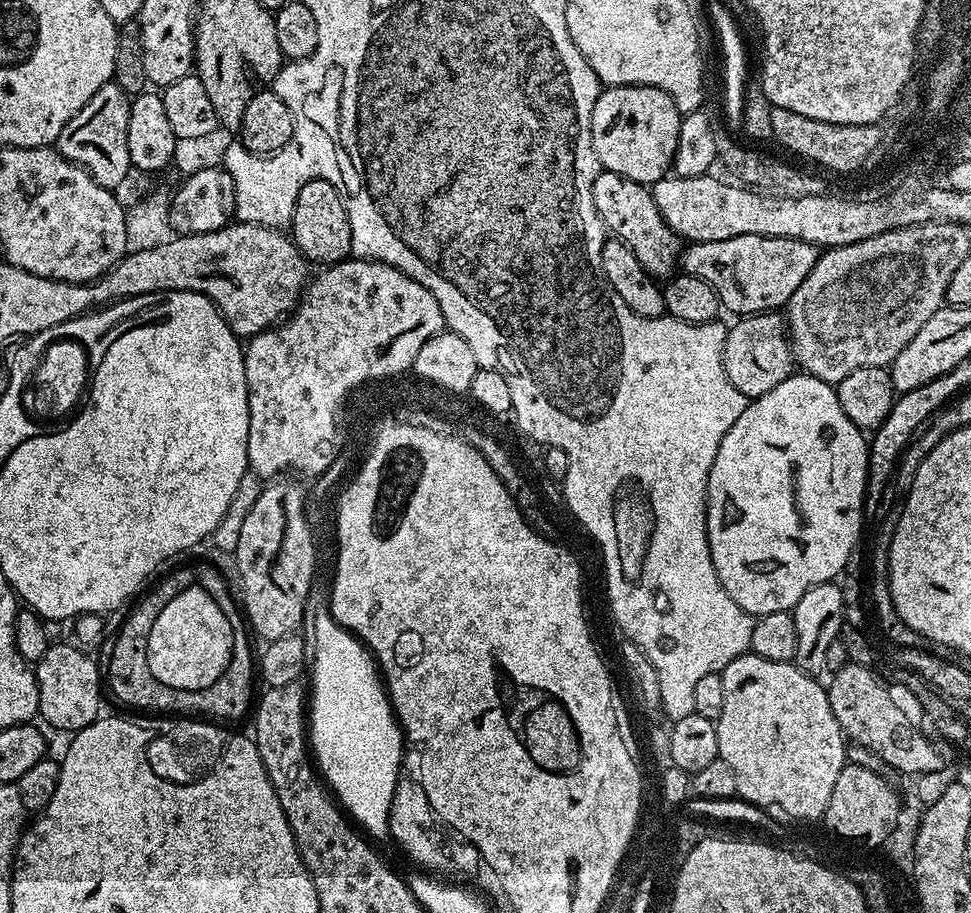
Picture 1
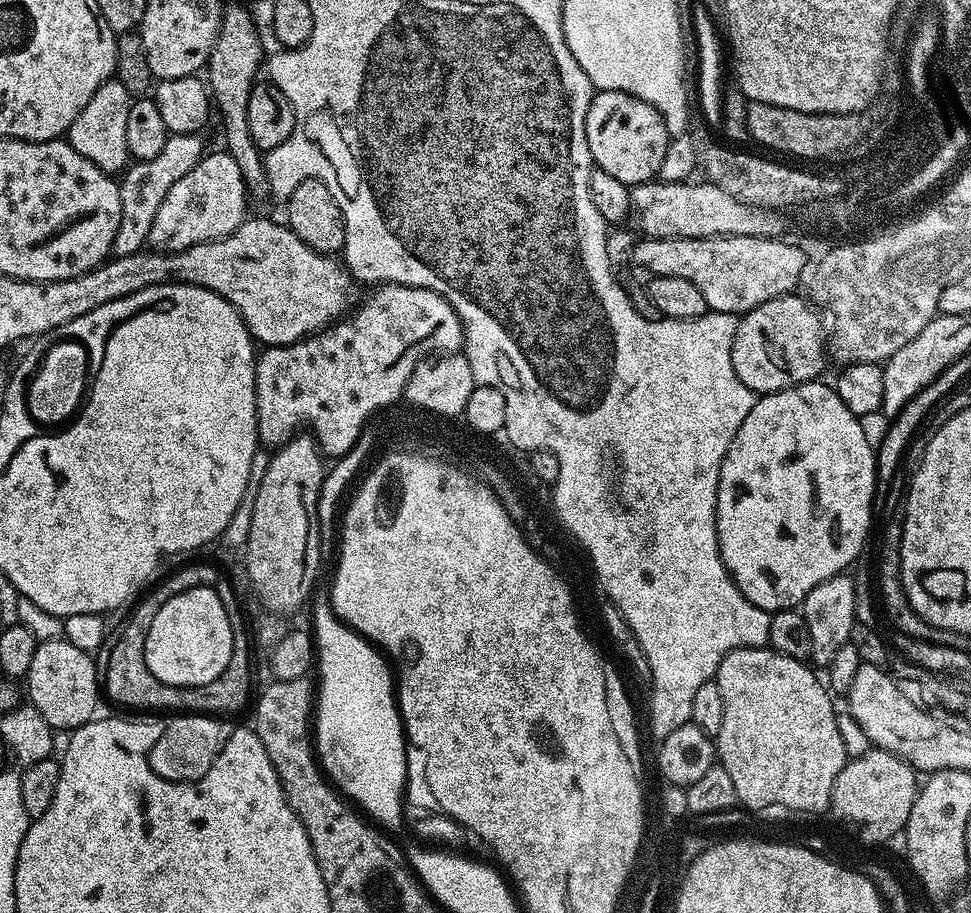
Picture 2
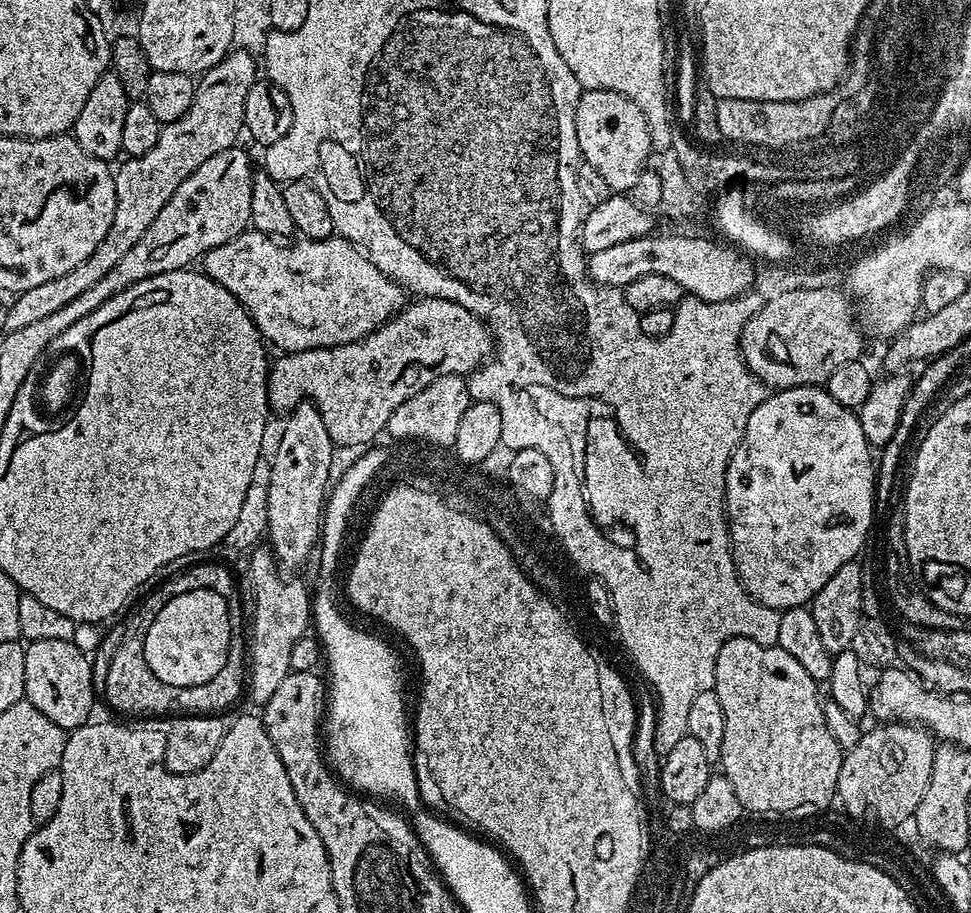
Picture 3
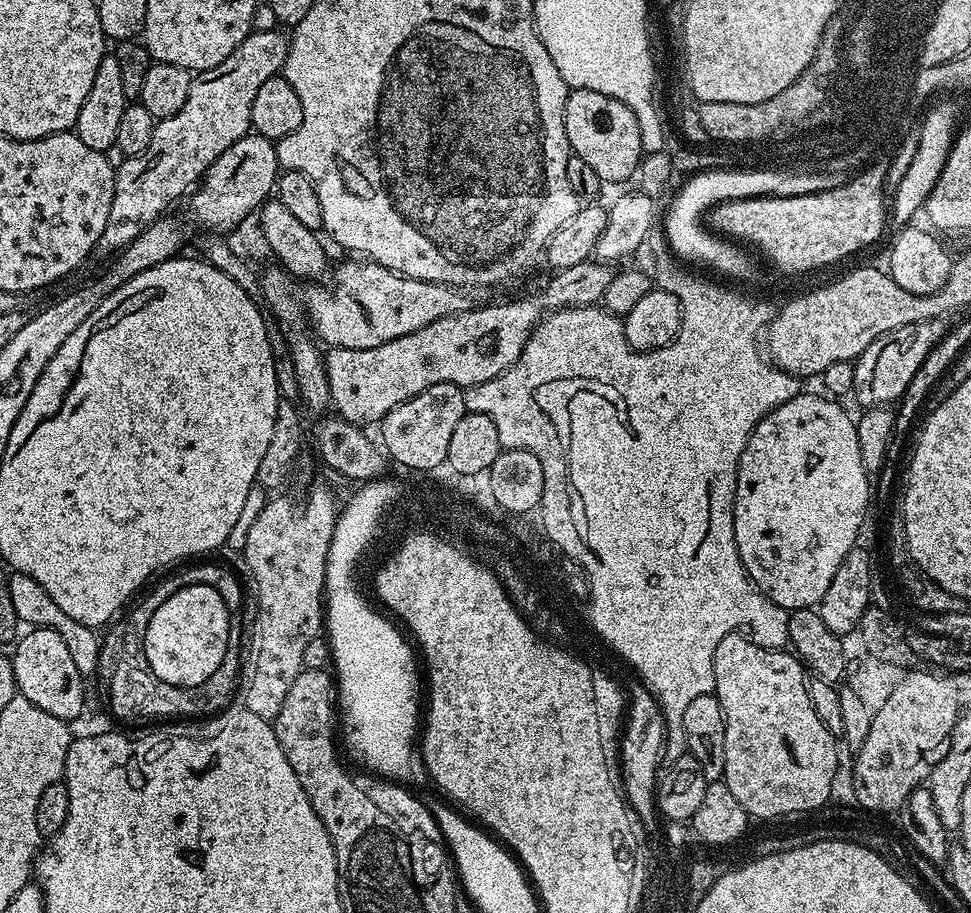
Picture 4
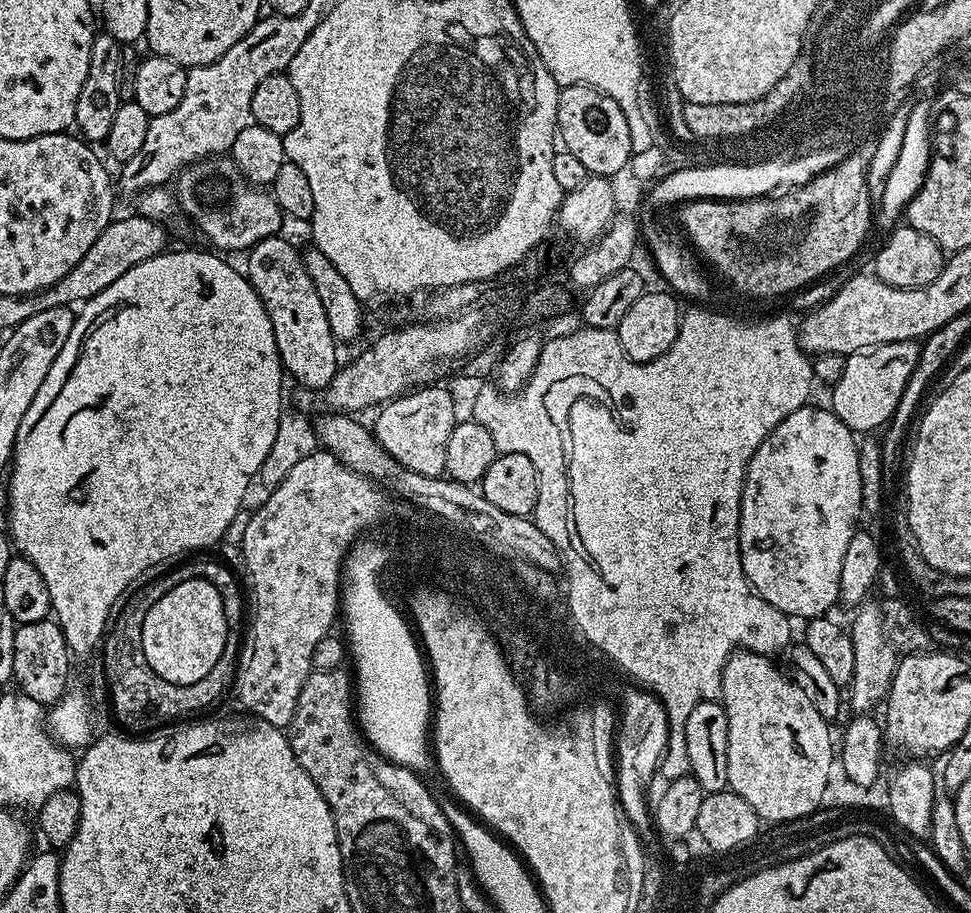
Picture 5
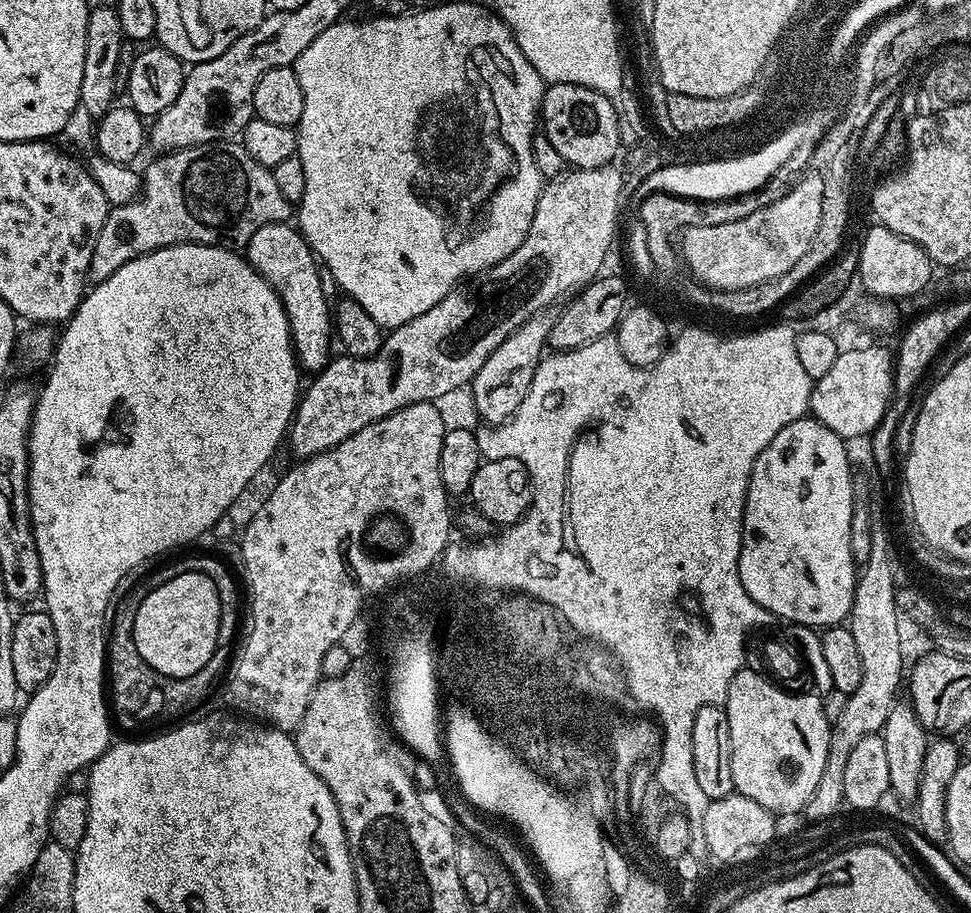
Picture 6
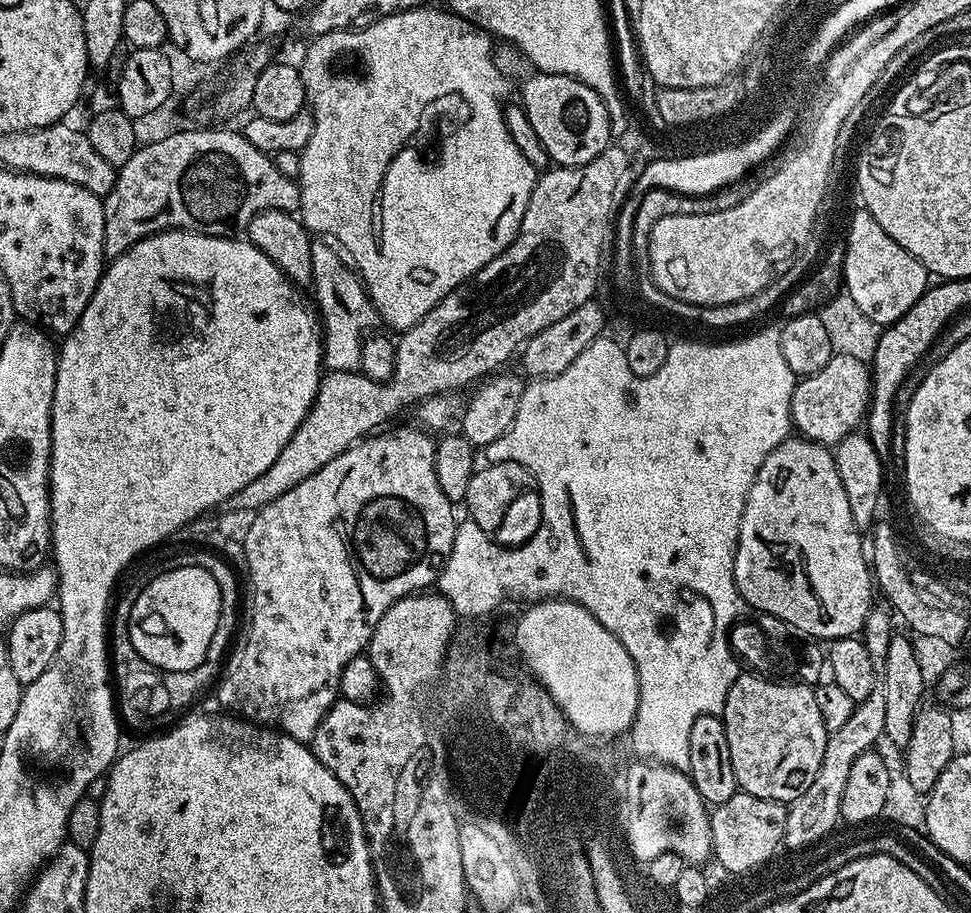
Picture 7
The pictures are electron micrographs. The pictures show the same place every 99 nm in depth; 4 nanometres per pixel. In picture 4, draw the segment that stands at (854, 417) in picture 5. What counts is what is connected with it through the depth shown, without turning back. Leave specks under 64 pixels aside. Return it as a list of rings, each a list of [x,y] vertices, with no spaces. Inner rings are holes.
[[[943,319],[927,320],[914,322],[910,326],[898,326],[898,330],[890,330],[870,342],[870,346],[866,346],[866,350],[854,361],[856,369],[851,395],[856,396],[861,409],[895,405],[910,386],[918,366],[926,362],[926,354],[934,350],[945,331],[946,324]]]

